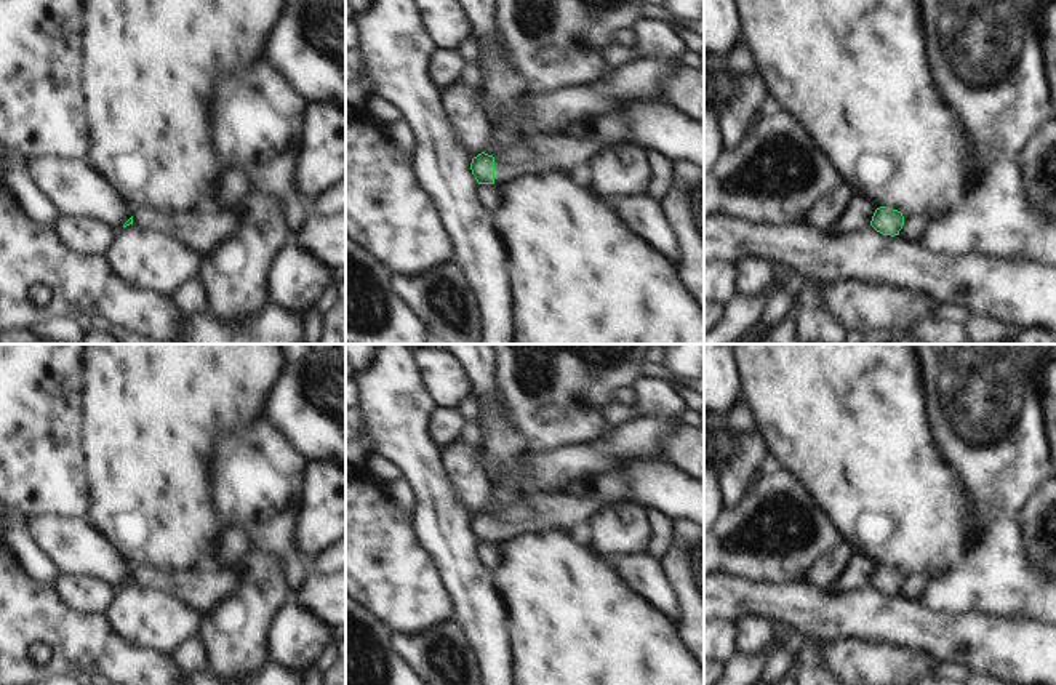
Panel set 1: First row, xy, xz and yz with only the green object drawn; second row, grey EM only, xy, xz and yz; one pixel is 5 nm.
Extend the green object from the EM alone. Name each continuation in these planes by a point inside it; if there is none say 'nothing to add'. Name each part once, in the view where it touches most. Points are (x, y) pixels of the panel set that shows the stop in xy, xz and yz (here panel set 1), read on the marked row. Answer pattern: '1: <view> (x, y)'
1: xz (533, 152)

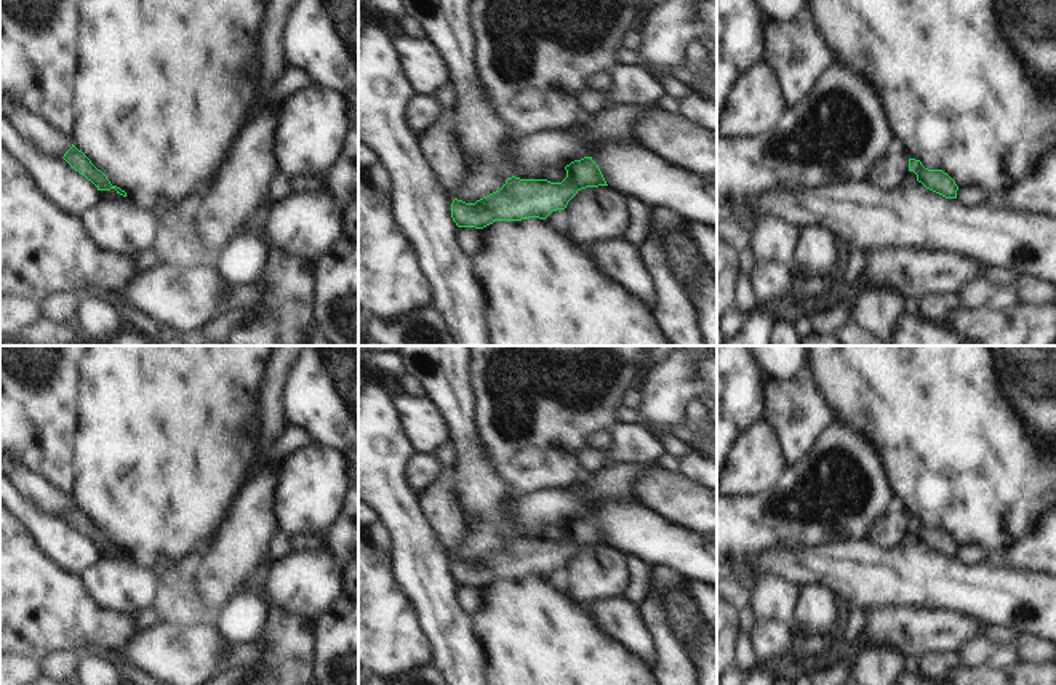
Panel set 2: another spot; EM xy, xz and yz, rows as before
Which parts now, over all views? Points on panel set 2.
nothing to add

